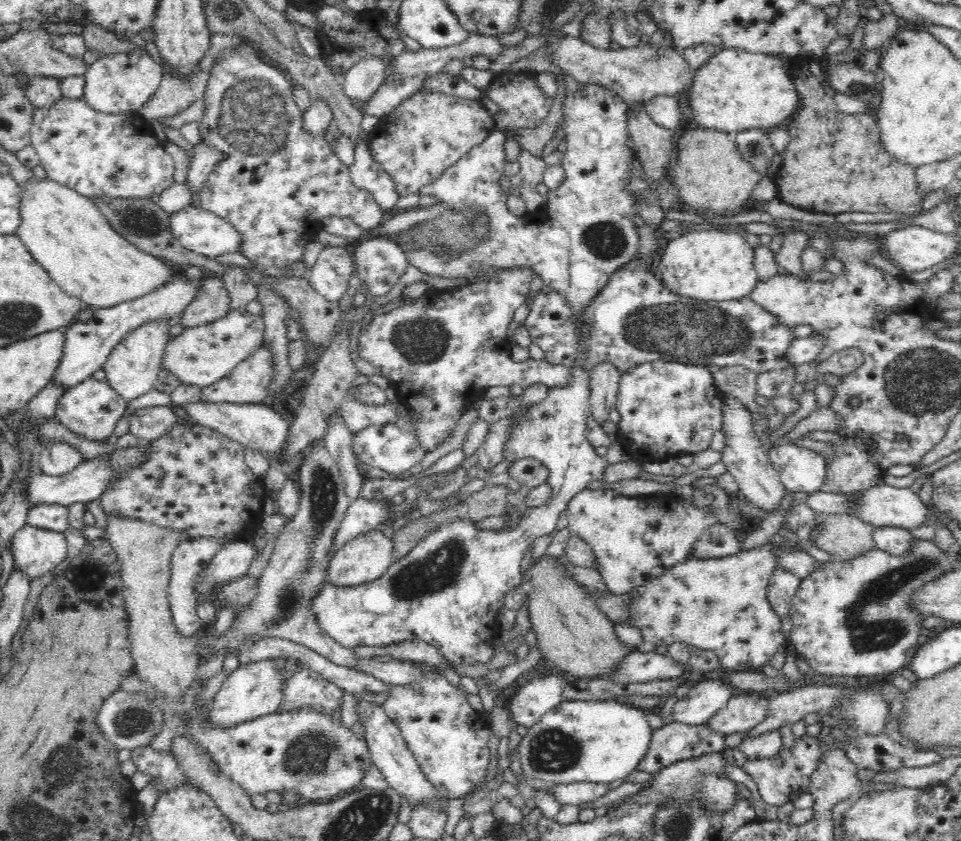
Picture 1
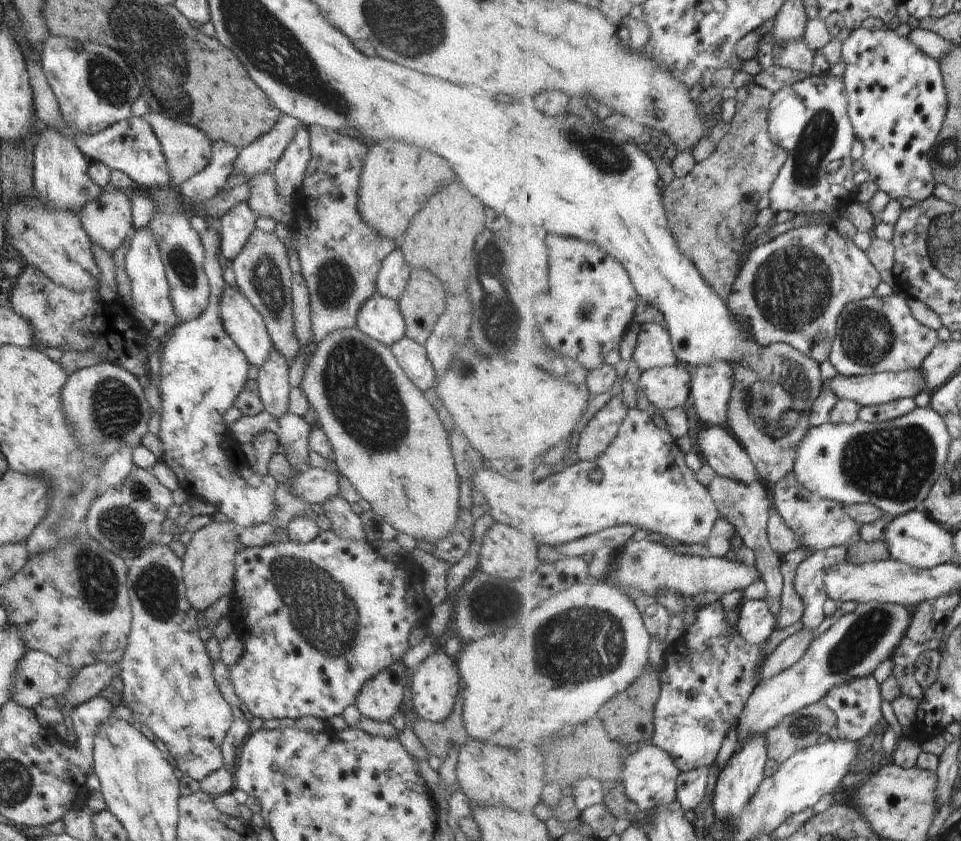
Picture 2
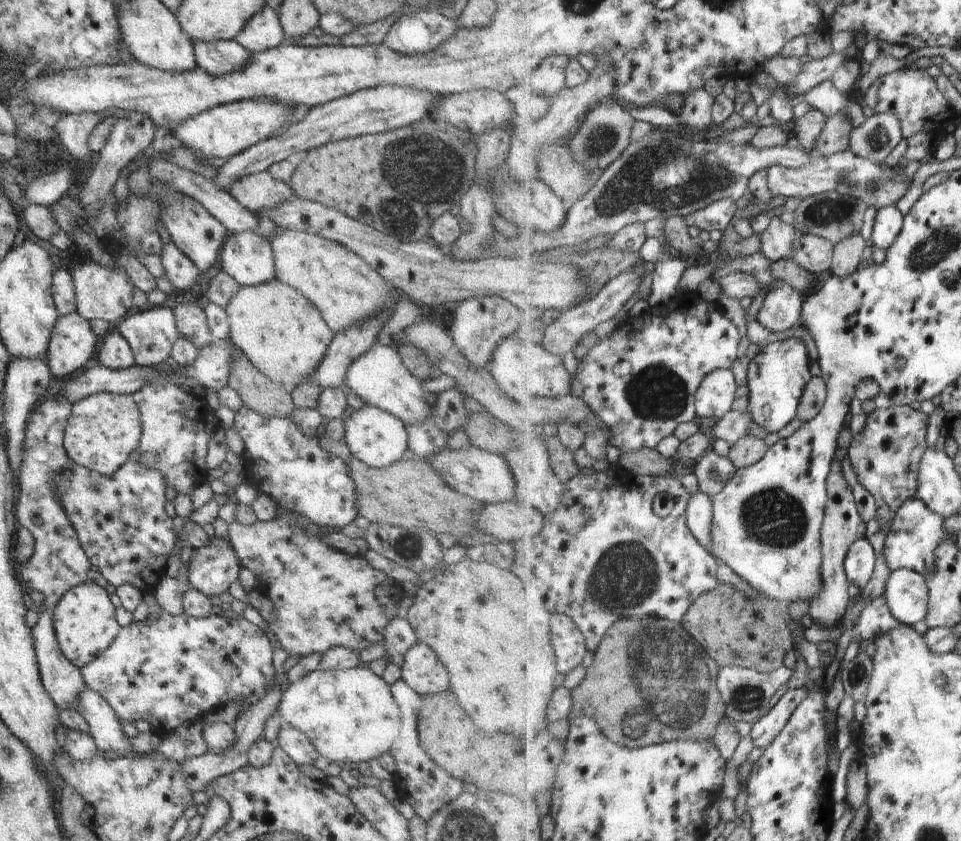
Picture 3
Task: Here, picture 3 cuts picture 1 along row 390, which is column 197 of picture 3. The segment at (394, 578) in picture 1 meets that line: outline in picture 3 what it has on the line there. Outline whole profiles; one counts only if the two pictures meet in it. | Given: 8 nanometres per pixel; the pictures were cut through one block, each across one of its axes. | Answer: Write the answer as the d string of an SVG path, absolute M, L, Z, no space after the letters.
M214 537L208 546L192 550L189 580L193 589L212 597L230 591L241 568L229 540Z

